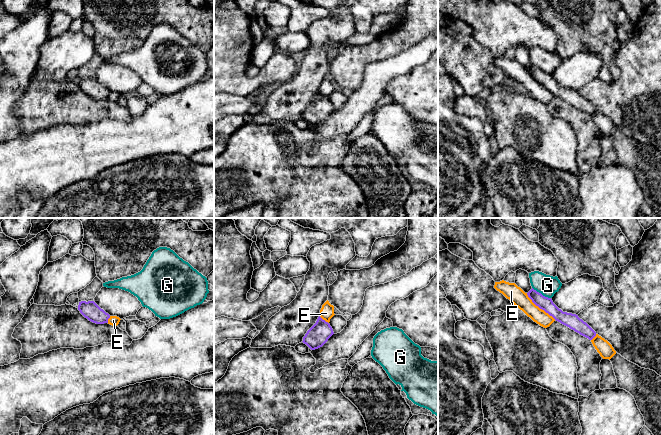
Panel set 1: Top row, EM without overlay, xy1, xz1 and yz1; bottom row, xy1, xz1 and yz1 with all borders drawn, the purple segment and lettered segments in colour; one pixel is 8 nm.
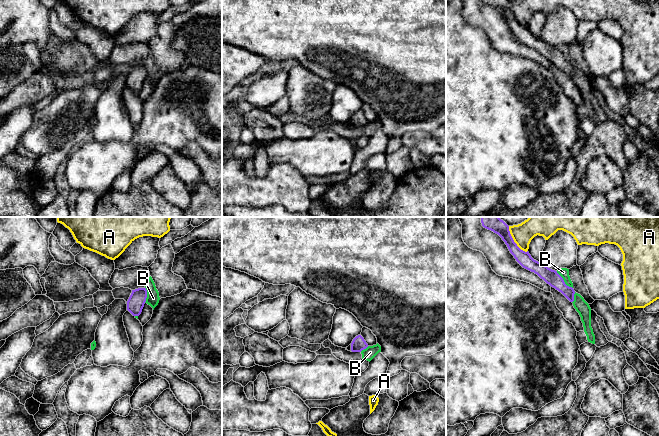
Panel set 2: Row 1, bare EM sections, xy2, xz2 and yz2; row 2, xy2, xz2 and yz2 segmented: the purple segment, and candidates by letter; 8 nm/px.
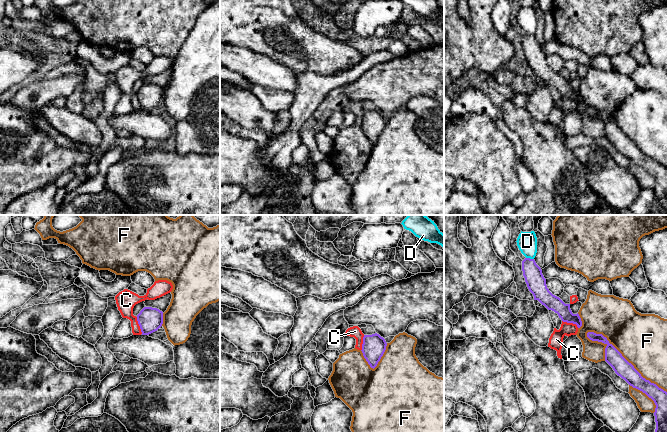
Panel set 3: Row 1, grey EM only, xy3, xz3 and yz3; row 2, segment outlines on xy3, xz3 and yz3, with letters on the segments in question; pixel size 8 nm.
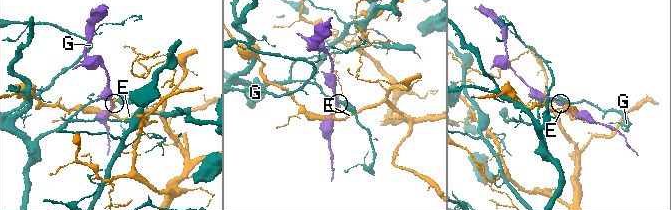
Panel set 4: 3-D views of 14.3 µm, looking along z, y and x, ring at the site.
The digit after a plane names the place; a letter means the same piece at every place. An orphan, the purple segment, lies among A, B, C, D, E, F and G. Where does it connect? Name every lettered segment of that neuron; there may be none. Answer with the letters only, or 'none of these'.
B

